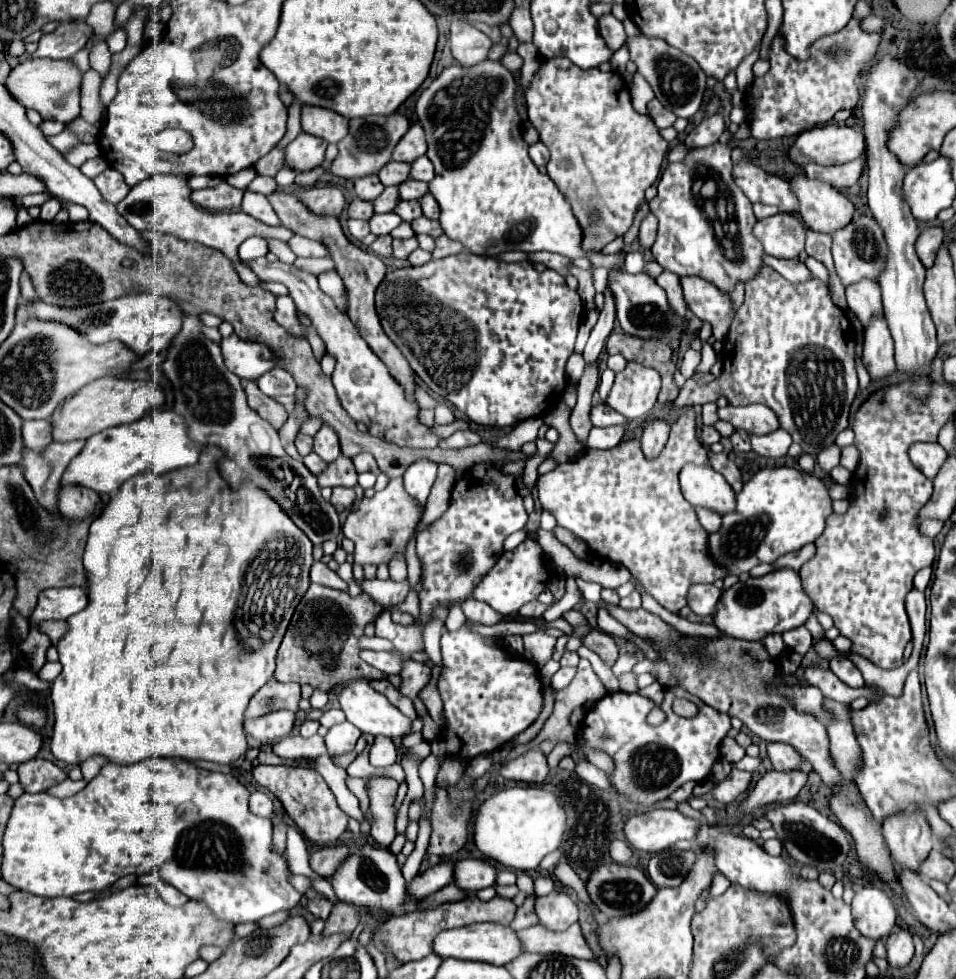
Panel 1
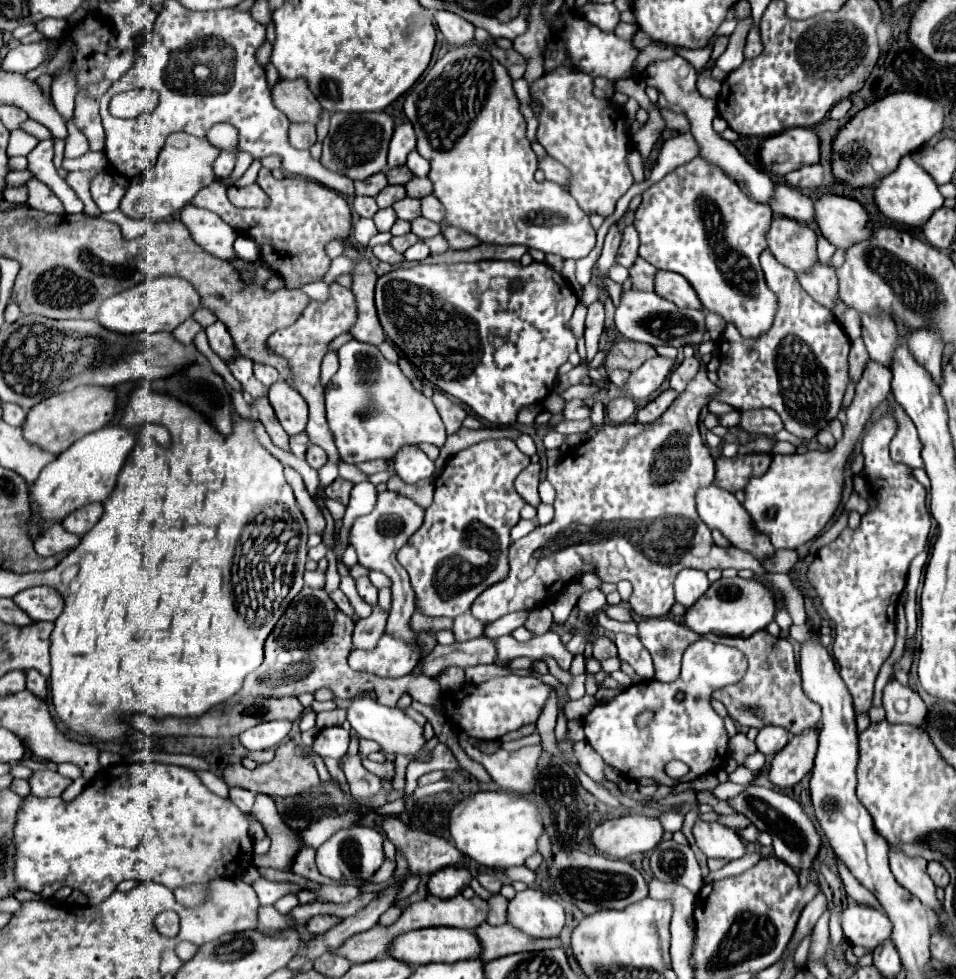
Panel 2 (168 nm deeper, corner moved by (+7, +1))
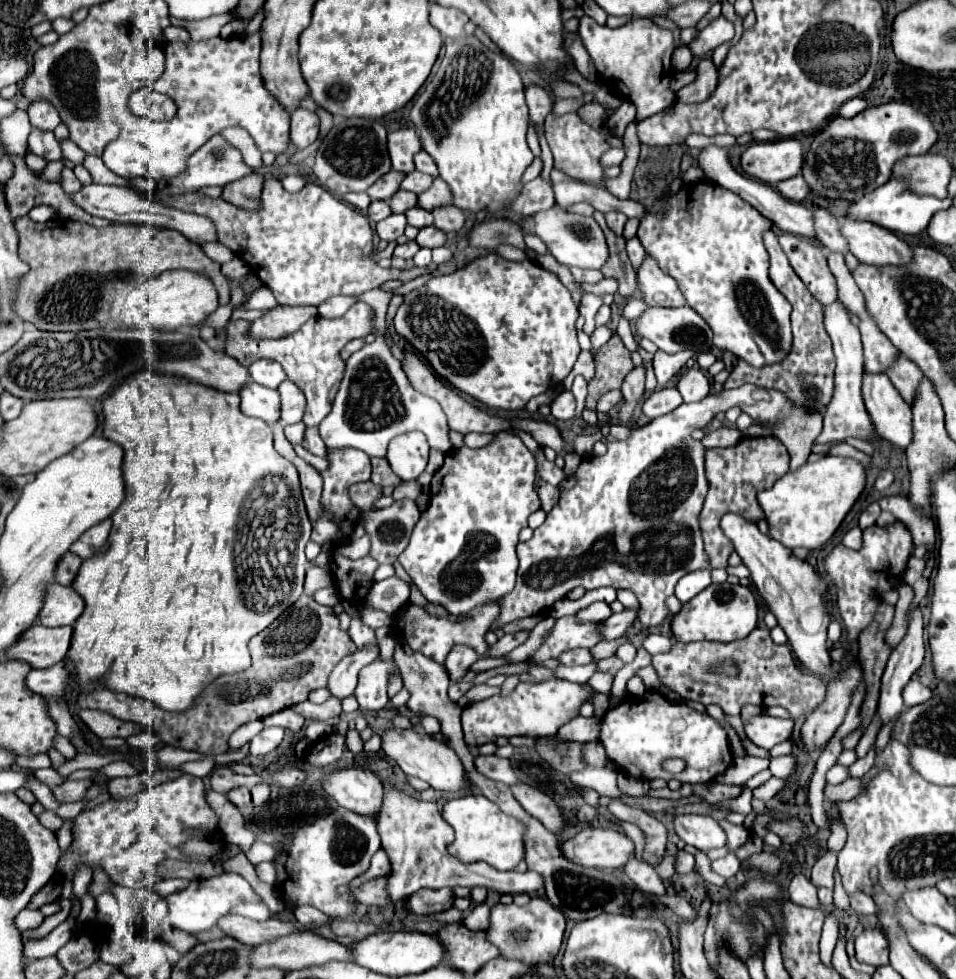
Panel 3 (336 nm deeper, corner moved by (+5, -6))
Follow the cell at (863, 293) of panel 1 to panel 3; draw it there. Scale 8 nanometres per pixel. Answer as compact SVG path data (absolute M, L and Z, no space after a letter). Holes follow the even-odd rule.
M898 355L898 359L894 361L894 367L890 367L888 377L892 379L894 387L900 391L900 395L906 399L908 405L914 403L918 385L922 381L922 371L918 371L918 367L914 363L910 363L910 359L904 359L904 355Z

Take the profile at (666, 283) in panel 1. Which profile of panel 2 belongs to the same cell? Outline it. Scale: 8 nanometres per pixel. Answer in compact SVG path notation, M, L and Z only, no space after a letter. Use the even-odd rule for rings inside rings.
M638 258L636 264L630 268L630 278L632 278L632 288L636 290L654 291L654 278L656 278L658 268L648 264L646 260Z

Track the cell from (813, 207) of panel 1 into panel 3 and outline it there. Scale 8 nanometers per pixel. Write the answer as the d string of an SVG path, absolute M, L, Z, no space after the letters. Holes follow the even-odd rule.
M844 221L842 233L850 243L850 253L862 263L884 267L912 261L910 245L884 227L866 221Z

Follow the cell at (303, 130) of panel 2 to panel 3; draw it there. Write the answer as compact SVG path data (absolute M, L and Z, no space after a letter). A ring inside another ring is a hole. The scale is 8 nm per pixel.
M296 107L294 113L290 113L292 125L290 125L290 139L296 143L298 149L308 147L316 141L320 133L320 119L314 111L308 111L304 107Z

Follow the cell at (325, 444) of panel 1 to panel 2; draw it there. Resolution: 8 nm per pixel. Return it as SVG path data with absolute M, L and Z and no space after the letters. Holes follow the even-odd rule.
M334 282L334 284L330 284L330 296L328 296L326 302L310 300L308 306L304 308L304 312L298 316L298 320L292 326L276 330L268 338L268 346L276 354L284 356L290 362L290 368L294 372L292 386L308 402L310 420L308 420L308 426L306 426L306 434L308 434L310 442L324 448L326 454L328 454L326 466L318 472L320 474L320 488L326 488L328 484L332 484L338 478L338 464L340 464L338 448L334 444L334 434L328 428L328 420L326 420L326 414L324 414L324 388L320 386L320 362L322 362L322 358L326 354L326 348L332 342L332 338L348 332L354 322L356 322L356 304L354 304L352 290L340 286L338 282Z

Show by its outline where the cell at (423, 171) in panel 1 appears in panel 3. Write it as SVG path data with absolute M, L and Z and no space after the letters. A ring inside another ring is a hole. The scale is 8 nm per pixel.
M424 149L414 157L414 163L416 163L416 169L418 169L418 171L428 173L428 175L432 175L432 177L438 177L436 163L434 163L434 159L432 159Z

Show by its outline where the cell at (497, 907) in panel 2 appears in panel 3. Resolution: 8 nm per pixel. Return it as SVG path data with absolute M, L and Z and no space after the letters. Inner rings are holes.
M478 903L476 907L472 907L470 913L466 913L462 925L472 929L472 931L484 931L488 927L488 921L490 921L490 907L486 903Z

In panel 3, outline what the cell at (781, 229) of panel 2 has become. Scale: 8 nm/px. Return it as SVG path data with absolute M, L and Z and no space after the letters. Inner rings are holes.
M782 233L778 239L780 239L780 245L782 245L792 269L804 281L808 291L822 305L834 303L838 299L836 279L826 263L824 251L818 245L810 243L808 239L802 239L798 235Z

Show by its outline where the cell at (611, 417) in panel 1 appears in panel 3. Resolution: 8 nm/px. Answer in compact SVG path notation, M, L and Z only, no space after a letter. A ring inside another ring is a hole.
M562 391L562 393L550 403L552 417L554 417L554 419L560 419L560 421L572 419L572 417L574 417L574 409L576 409L576 401L574 401L572 391Z

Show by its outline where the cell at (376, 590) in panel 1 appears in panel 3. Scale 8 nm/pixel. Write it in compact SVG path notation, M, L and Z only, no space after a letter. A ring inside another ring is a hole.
M378 645L374 647L364 647L358 649L354 655L348 655L348 659L342 659L342 663L338 663L328 679L328 691L334 697L348 697L354 693L356 685L358 685L358 673L364 665L372 663L378 657Z

